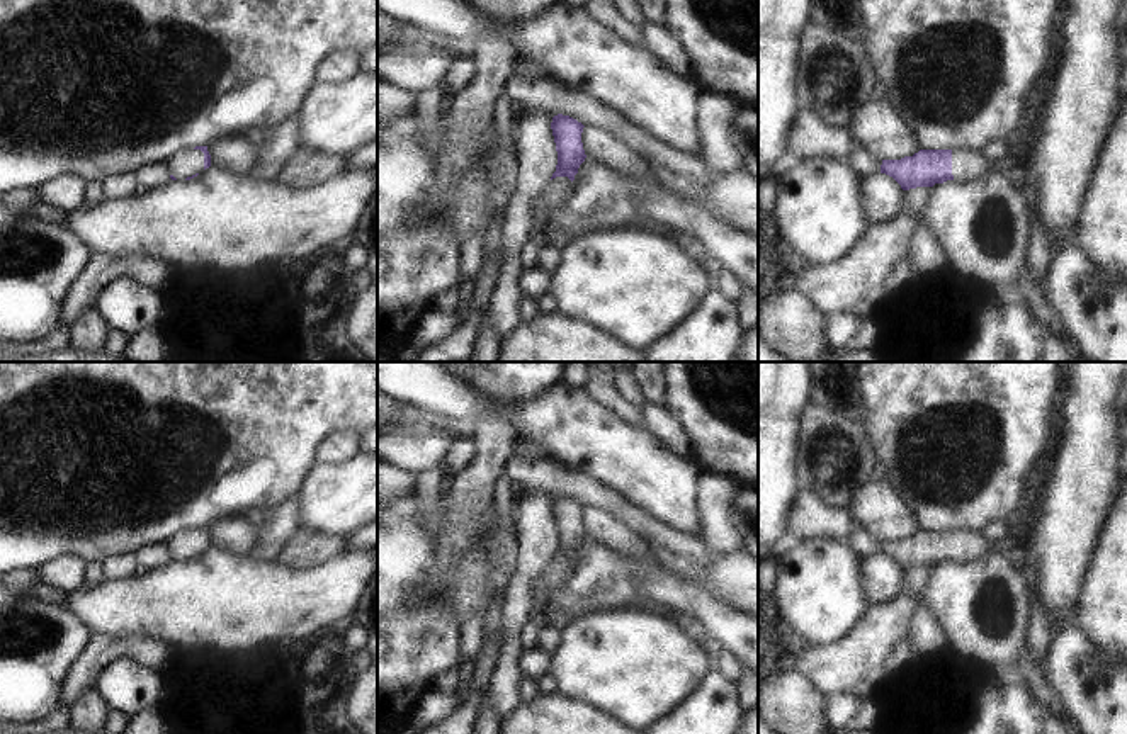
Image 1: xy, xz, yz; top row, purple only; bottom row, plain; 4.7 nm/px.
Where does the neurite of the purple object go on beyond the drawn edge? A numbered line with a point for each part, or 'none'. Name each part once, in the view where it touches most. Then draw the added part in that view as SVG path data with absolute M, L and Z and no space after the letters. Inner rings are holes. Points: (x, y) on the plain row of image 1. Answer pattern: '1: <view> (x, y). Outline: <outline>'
1: yz (968, 546). Outline: M952 530L952 556L957 564L969 564L989 552L991 544L979 530Z

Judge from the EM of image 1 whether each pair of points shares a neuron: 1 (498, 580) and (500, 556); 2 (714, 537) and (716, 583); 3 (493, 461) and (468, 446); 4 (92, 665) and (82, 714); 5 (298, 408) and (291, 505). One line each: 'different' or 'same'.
1: same
2: different
3: different
4: different
5: different

